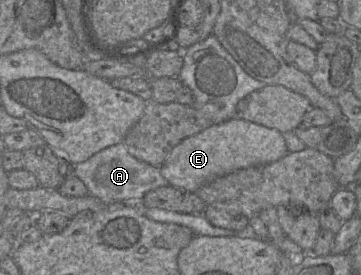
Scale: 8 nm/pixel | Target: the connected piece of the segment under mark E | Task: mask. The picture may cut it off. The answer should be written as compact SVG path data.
M234 117L182 140L159 167L170 186L196 193L209 181L233 171L275 162L289 153L282 133Z

